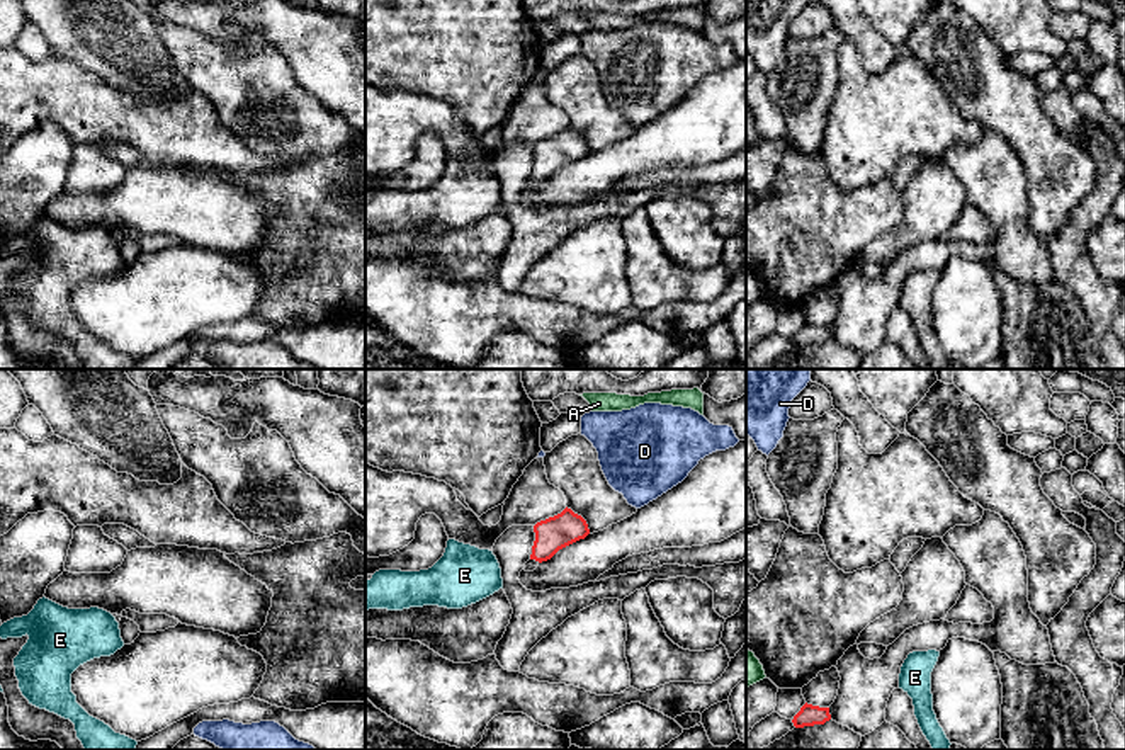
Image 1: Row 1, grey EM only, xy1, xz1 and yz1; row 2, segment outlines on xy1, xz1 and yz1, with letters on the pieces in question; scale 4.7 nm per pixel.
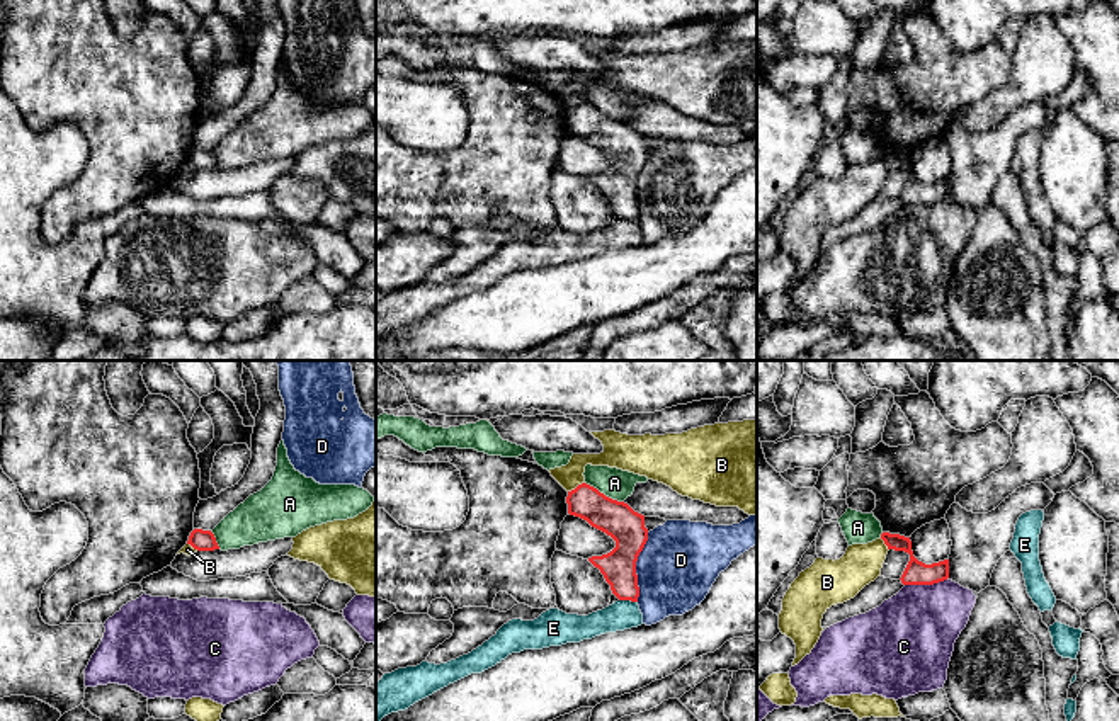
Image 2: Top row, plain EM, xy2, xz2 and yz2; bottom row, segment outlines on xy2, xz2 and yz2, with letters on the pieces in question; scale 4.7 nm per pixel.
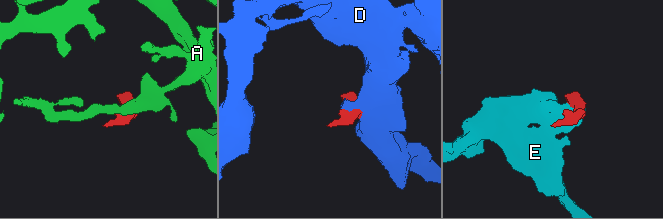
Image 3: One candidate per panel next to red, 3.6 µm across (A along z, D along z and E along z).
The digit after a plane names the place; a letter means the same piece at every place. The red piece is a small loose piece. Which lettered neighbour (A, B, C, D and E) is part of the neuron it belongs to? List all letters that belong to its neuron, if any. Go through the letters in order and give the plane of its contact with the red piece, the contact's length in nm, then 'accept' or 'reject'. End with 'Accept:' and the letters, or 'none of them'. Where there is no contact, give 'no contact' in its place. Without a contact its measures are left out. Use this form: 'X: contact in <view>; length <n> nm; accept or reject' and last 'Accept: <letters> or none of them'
A: contact in xz2; length 200 nm; reject
B: contact in xz2; length 90 nm; reject
C: contact in yz2; length 220 nm; reject
D: contact in xz2; length 340 nm; reject
E: contact in xz2; length 90 nm; reject
Accept: none of them

